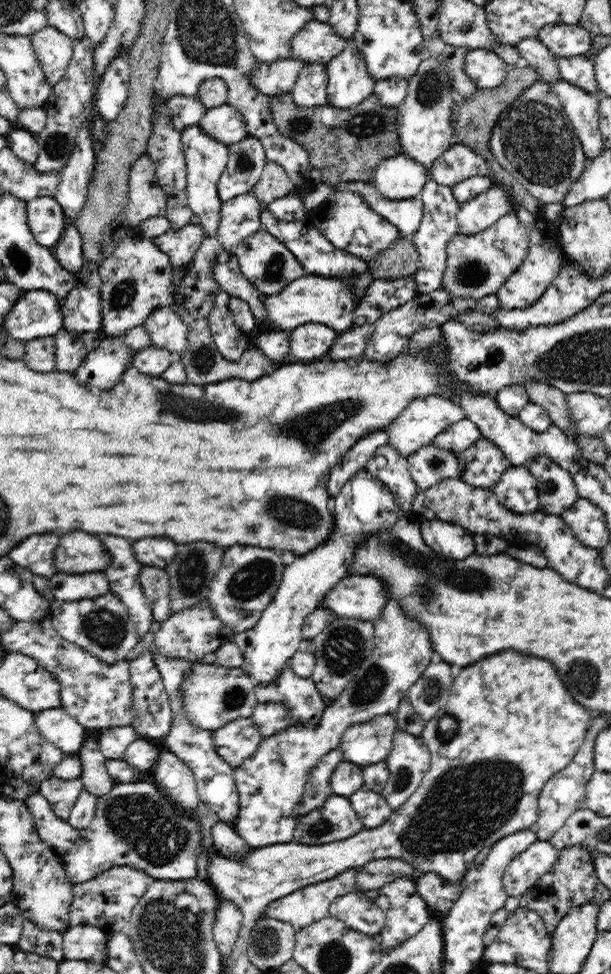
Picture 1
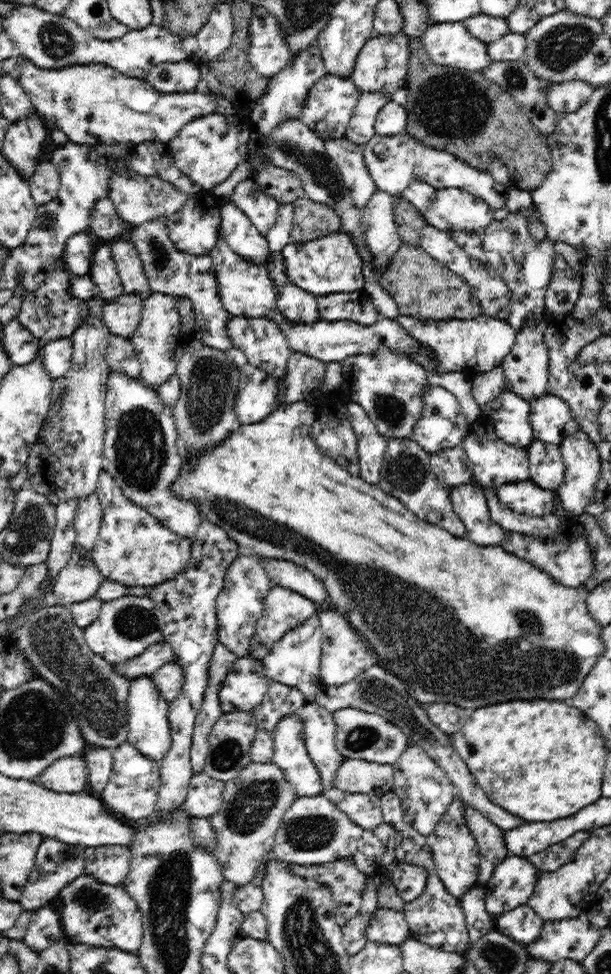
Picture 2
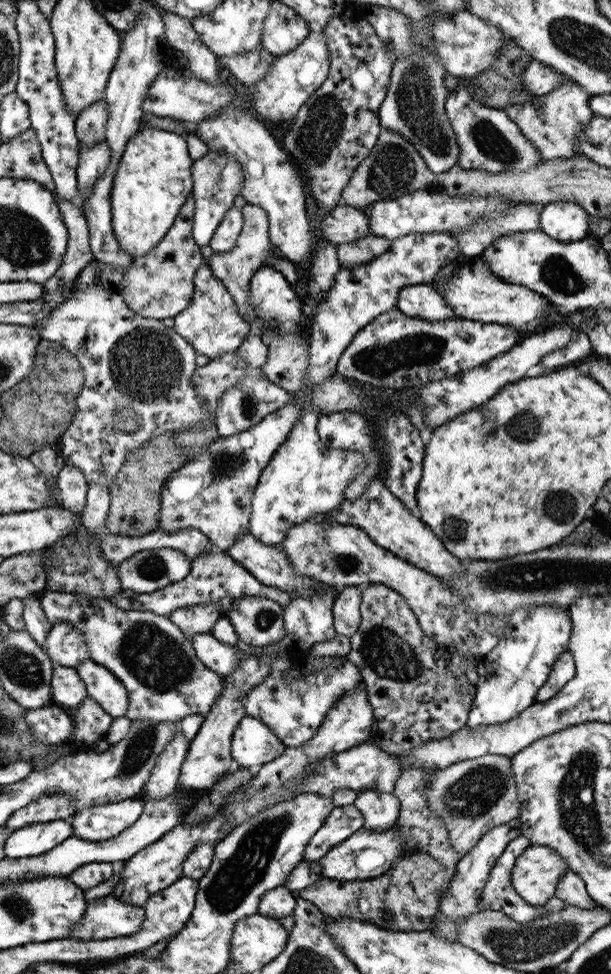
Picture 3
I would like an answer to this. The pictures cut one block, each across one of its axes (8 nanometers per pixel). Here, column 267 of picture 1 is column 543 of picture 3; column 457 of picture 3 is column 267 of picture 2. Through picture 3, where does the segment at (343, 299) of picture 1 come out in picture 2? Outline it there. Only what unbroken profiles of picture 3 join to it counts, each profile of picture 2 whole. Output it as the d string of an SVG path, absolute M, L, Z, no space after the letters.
M221 233L217 234L216 244L209 256L214 263L220 299L224 303L224 309L231 315L234 317L262 318L270 316L272 310L277 310L278 287L276 287L274 279L270 277L267 261L254 263L250 259L245 259L236 254Z

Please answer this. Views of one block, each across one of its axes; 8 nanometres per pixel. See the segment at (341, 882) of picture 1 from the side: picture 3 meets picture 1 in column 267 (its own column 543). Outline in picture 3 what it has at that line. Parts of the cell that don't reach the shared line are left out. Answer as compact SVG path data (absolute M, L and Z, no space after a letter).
M520 834L513 838L513 840L510 840L505 846L503 853L497 858L495 865L491 867L489 877L482 887L480 893L480 906L482 907L482 911L500 911L504 916L507 916L507 918L519 924L550 916L553 912L558 912L563 906L565 906L565 903L562 900L559 900L559 898L553 896L552 898L549 898L547 902L545 902L543 907L533 907L530 906L530 904L527 904L513 891L513 888L510 884L511 870L514 866L517 856L520 856L523 853L523 850L529 846L529 839L525 838L525 836L521 836Z

